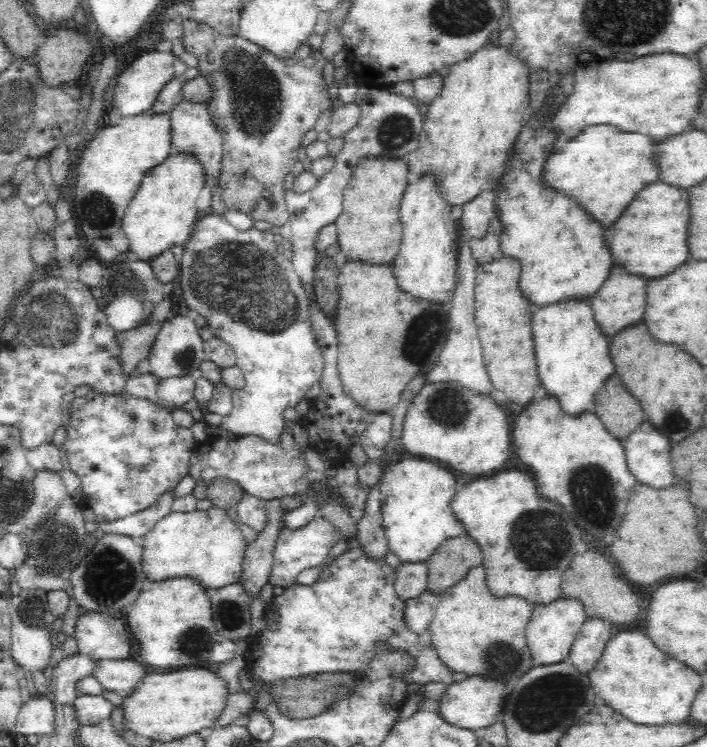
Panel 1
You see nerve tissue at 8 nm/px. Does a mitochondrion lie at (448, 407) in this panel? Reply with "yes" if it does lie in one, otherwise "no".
yes

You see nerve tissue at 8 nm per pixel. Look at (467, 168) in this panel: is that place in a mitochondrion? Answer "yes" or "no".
no

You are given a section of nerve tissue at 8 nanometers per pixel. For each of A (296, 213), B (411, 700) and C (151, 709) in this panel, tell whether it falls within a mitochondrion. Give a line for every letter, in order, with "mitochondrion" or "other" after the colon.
A: other
B: other
C: other

